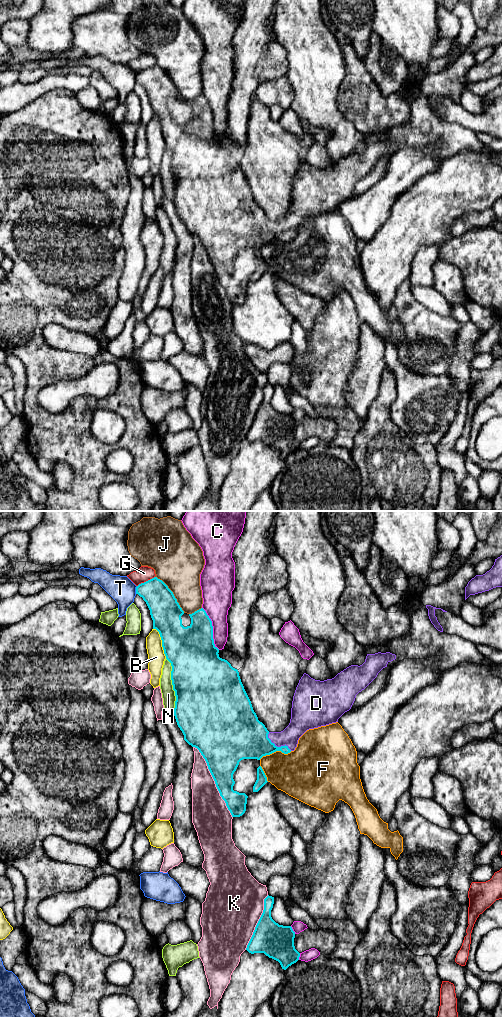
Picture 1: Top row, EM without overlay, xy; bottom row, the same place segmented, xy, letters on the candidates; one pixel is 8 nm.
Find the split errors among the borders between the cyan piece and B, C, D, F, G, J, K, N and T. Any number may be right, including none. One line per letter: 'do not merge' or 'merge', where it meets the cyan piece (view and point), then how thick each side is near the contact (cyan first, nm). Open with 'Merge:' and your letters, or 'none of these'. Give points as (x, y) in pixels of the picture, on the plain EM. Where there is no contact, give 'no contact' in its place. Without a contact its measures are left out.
Merge: D
B: do not merge; meets cyan in xy at (162, 131); 380 nm thick on the cyan side, 140 nm on the other
C: do not merge; meets cyan in xy at (212, 116); 380 nm thick on the cyan side, 240 nm on the other
D: merge; meets cyan in xy at (276, 234); 340 nm thick on the cyan side, 150 nm on the other
F: do not merge; meets cyan in xy at (275, 239); 340 nm thick on the cyan side, 360 nm on the other
G: do not merge; meets cyan in xy at (146, 69); 240 nm thick on the cyan side, 120 nm on the other
J: do not merge; meets cyan in xy at (172, 81); 240 nm thick on the cyan side, 380 nm on the other
K: do not merge; meets cyan in xy at (214, 268); 320 nm thick on the cyan side, 280 nm on the other
N: do not merge; meets cyan in xy at (172, 172); 480 nm thick on the cyan side, 110 nm on the other
T: do not merge; meets cyan in xy at (136, 78); 240 nm thick on the cyan side, 200 nm on the other

